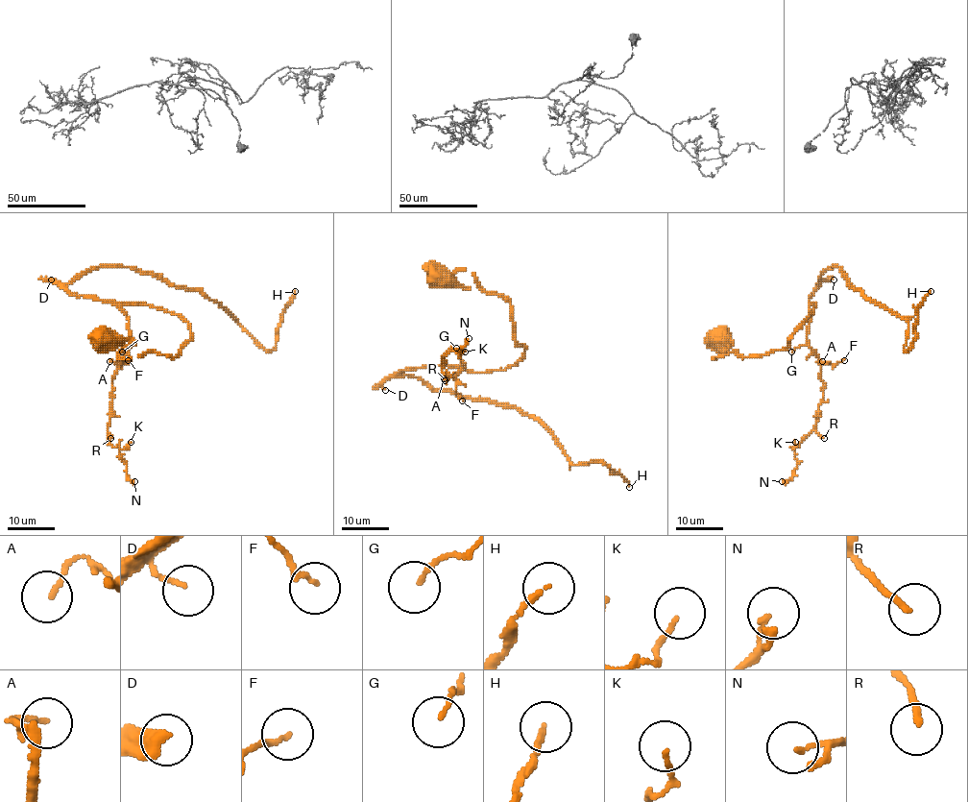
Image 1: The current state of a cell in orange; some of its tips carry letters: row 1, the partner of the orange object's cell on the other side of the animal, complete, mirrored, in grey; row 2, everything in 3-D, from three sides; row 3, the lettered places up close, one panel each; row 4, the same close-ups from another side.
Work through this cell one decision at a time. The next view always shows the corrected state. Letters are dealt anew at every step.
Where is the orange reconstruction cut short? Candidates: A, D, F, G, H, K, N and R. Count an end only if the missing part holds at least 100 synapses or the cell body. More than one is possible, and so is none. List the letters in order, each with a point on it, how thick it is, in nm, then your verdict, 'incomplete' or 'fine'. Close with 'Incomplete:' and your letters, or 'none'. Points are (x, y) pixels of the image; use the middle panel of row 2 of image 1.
A: at (444, 378); 130 nm thick; fine
D: at (385, 390); 110 nm thick; fine
F: at (462, 400); 140 nm thick; fine
G: at (456, 348); 110 nm thick; fine
H: at (629, 487); 150 nm thick; incomplete
K: at (465, 352); 130 nm thick; fine
N: at (469, 338); 110 nm thick; fine
R: at (445, 380); 180 nm thick; fine
Incomplete: H

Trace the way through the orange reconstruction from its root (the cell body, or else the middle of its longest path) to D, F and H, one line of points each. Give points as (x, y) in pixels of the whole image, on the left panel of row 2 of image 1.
D: (105, 340), (128, 338), (123, 358), (175, 357), (191, 328), (176, 314), (67, 294), (51, 279)
F: (105, 340), (128, 338), (123, 358), (175, 357), (190, 326), (123, 304), (128, 360)
H: (105, 340), (175, 357), (191, 328), (63, 287), (101, 266), (199, 290), (267, 351), (295, 291)

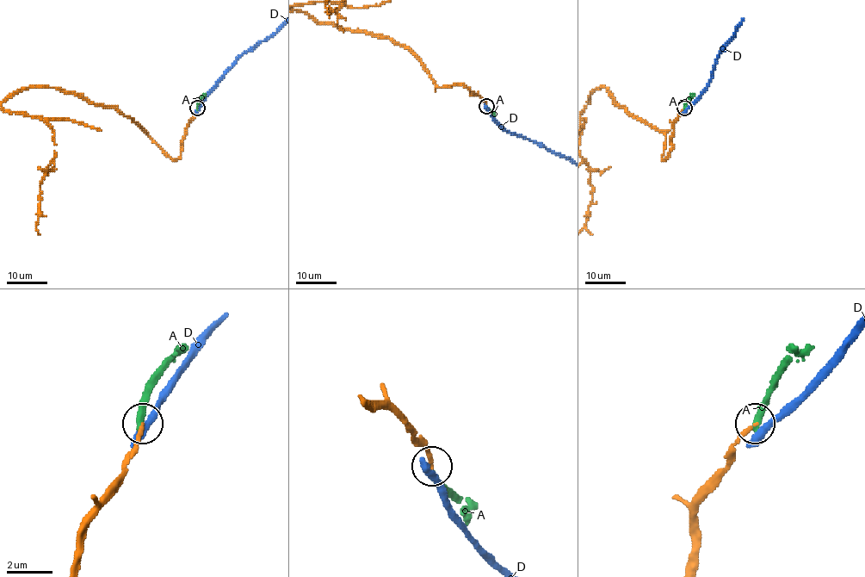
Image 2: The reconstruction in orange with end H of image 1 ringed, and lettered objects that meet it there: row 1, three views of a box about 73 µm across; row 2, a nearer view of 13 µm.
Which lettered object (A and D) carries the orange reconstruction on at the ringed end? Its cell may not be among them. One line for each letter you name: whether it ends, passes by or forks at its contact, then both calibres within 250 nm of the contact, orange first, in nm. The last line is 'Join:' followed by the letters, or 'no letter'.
Join: no letter

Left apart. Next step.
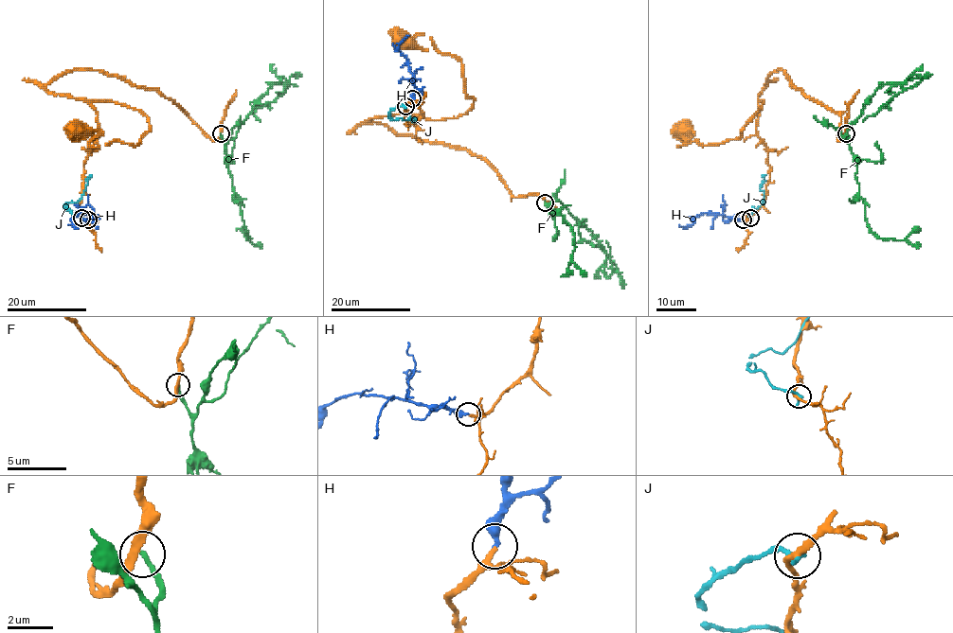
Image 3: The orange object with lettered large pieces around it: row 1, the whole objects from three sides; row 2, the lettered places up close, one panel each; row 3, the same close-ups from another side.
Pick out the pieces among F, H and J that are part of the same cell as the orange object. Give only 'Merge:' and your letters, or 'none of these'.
Merge: H

